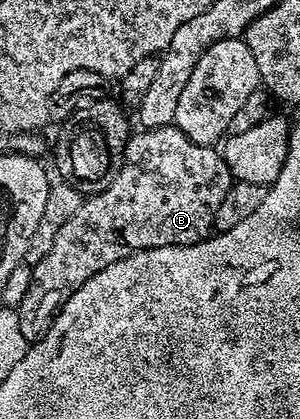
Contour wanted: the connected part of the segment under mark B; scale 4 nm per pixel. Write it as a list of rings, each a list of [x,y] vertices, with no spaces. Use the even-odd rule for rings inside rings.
[[[171,124],[142,128],[131,133],[124,148],[122,167],[116,180],[104,188],[104,192],[91,194],[83,201],[80,212],[60,228],[52,249],[40,264],[33,266],[31,283],[25,293],[23,302],[16,309],[20,316],[20,332],[24,332],[27,344],[42,339],[52,328],[54,317],[58,315],[62,305],[82,287],[96,272],[108,268],[108,264],[116,264],[116,260],[124,260],[138,250],[151,250],[165,246],[187,246],[203,242],[214,230],[216,208],[228,196],[232,179],[228,164],[214,146],[201,146],[187,136],[185,132]]]

